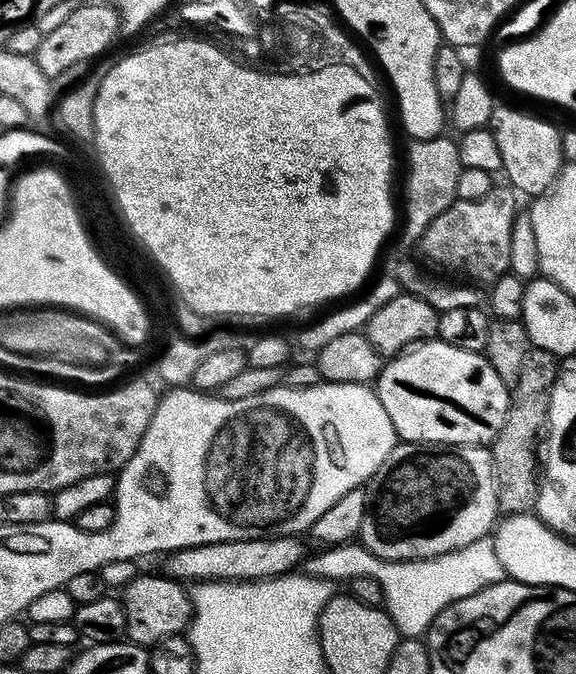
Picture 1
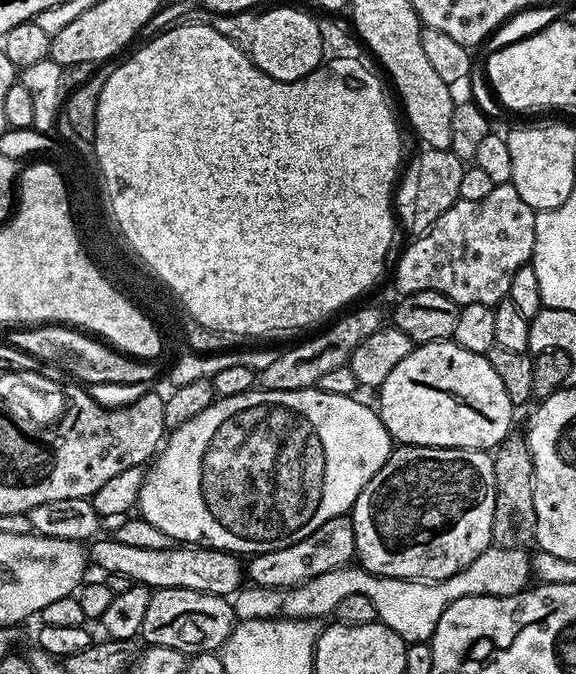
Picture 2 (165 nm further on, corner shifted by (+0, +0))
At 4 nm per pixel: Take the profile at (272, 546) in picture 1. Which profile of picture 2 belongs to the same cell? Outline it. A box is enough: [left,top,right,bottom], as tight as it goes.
[90,538,246,598]

